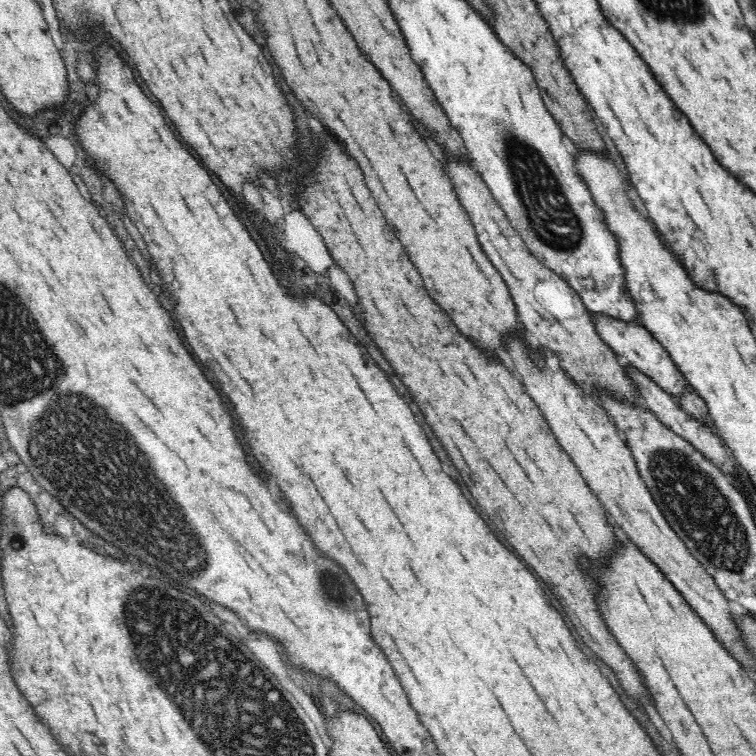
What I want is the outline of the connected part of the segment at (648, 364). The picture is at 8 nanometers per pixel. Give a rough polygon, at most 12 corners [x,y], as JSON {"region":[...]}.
{"region":[[591,314],[596,332],[621,359],[666,394],[690,385],[643,325]]}

